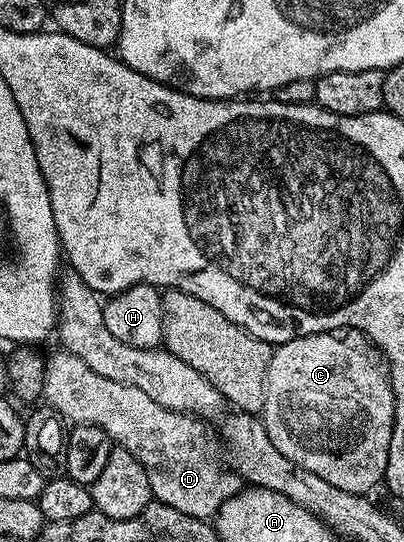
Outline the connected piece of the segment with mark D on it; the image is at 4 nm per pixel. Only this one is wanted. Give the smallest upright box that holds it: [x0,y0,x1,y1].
[43,349,243,520]

